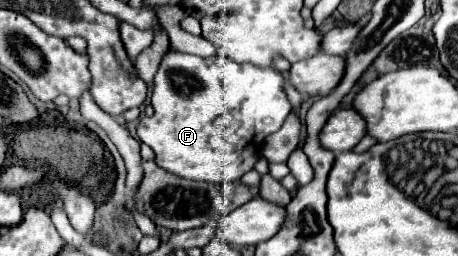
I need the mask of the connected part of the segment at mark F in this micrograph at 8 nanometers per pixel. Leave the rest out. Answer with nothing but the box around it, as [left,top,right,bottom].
[138,50,292,184]

